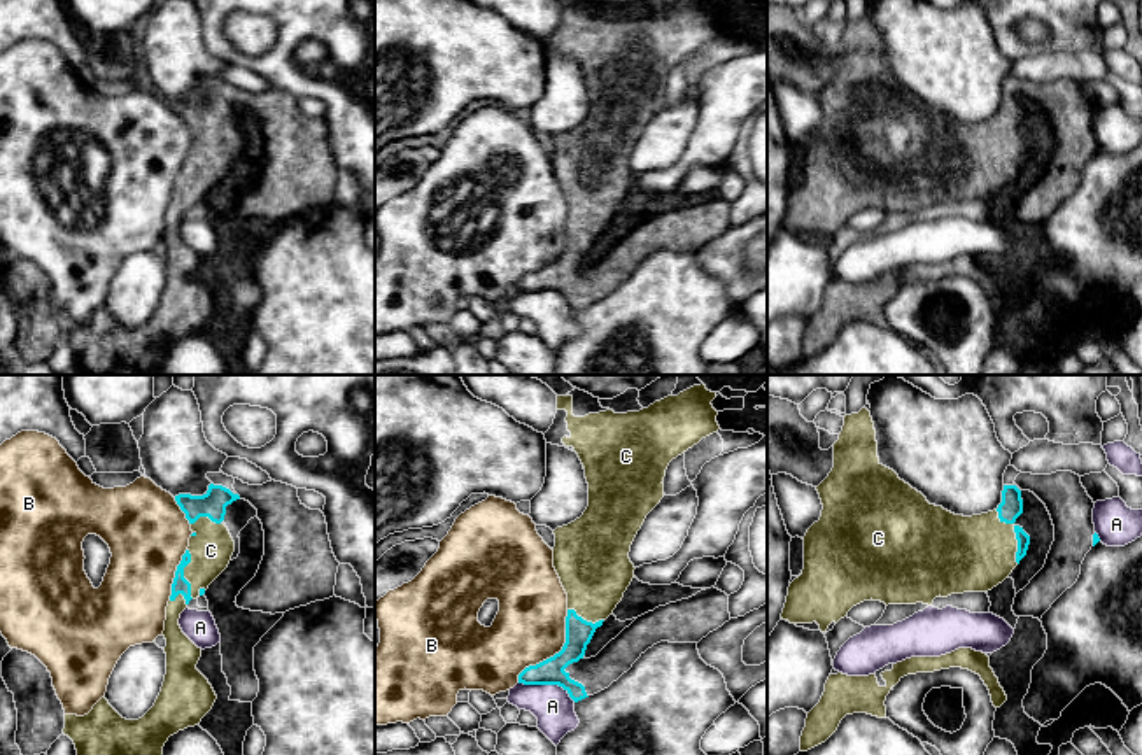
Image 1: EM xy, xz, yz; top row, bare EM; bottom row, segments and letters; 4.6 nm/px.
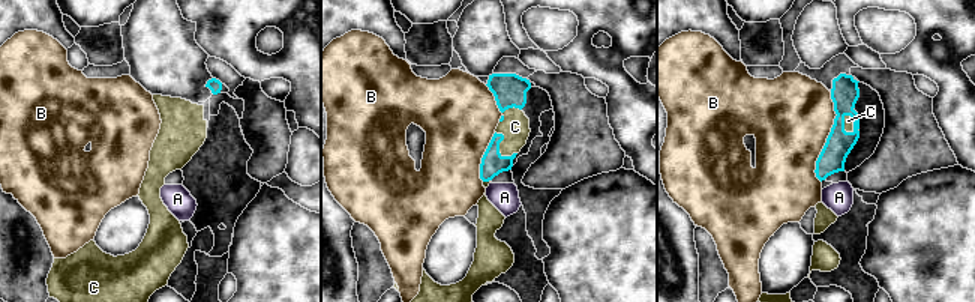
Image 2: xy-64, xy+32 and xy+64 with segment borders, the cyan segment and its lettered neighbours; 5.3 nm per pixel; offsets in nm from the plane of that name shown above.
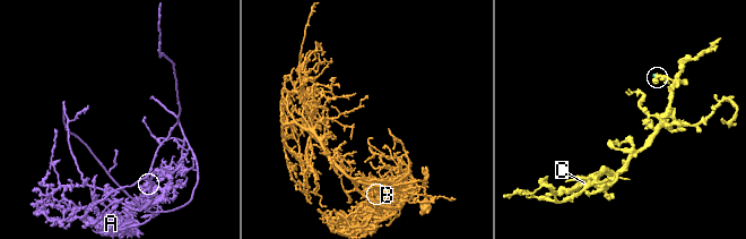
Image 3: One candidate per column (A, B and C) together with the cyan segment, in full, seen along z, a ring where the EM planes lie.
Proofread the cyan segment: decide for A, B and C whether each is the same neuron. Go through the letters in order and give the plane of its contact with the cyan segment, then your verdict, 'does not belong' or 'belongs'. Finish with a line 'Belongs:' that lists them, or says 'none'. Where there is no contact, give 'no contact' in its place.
A: meets cyan in xz; does not belong
B: meets cyan in xz; does not belong
C: meets cyan in yz; belongs
Belongs: C

